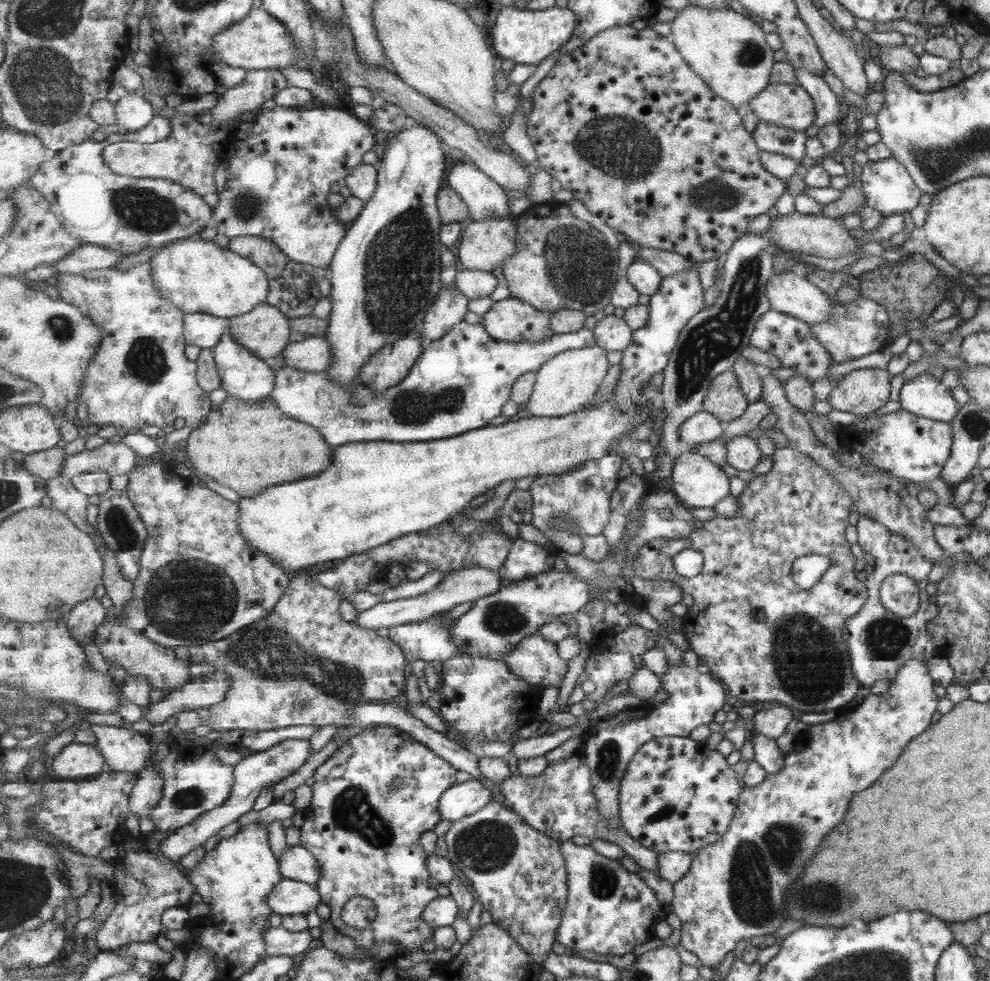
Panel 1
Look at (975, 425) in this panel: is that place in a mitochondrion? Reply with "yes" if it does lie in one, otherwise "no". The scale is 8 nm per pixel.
yes

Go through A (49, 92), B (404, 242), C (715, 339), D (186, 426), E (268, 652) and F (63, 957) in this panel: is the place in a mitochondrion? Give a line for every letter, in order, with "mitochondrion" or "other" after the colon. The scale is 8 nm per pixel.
A: mitochondrion
B: mitochondrion
C: mitochondrion
D: other
E: mitochondrion
F: other

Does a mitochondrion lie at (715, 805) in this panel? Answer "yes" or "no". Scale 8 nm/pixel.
no

